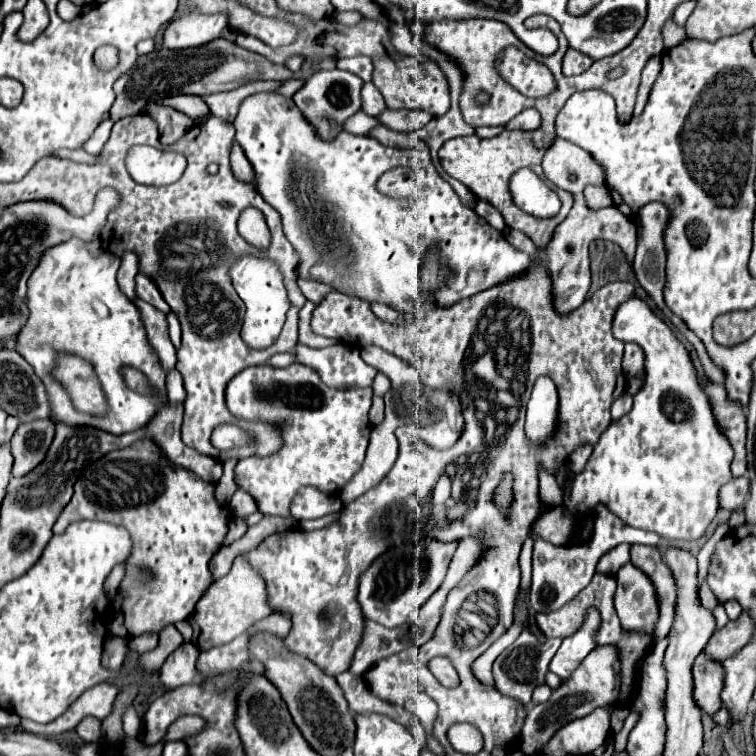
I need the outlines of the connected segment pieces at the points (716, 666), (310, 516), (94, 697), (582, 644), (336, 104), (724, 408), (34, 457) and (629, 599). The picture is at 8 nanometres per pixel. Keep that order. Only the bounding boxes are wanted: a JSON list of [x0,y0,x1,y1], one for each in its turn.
[[693,654,723,716],[291,488,343,520],[21,684,119,736],[549,608,599,680],[293,68,363,138],[701,382,747,476],[11,420,55,476],[615,564,659,634]]

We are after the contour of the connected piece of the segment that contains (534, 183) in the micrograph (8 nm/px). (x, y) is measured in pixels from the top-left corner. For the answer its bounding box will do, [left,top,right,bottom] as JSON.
[509,168,561,218]

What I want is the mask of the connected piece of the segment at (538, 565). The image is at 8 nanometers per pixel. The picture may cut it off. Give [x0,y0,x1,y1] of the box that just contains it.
[529,506,659,612]

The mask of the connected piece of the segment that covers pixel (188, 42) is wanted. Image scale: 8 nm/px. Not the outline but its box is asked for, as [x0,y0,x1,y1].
[163,14,227,50]

